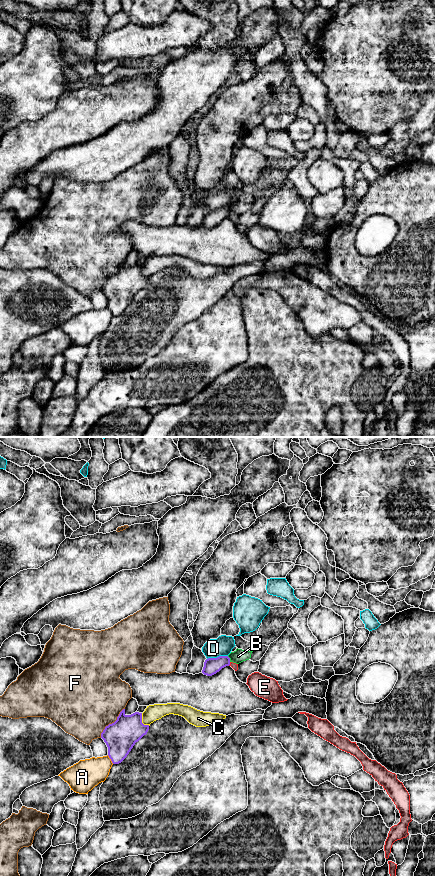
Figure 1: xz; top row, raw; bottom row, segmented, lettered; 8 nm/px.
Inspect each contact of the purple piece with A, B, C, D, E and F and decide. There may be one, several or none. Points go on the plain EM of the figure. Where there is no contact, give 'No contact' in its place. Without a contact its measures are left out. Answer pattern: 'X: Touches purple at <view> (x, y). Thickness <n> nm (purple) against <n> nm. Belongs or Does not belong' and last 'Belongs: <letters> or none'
A: Touches purple at xz (110, 310). Thickness 260 nm (purple) against 240 nm. Does not belong
B: Touches purple at xz (229, 211). Thickness 130 nm (purple) against 110 nm. Does not belong
C: Touches purple at xz (141, 273). Thickness 260 nm (purple) against 130 nm. Does not belong
D: Touches purple at xz (217, 209). Thickness 130 nm (purple) against 160 nm. Does not belong
E: Touches purple at xz (229, 216). Thickness 130 nm (purple) against 50 nm. Does not belong
F: Touches purple at xz (112, 275). Thickness 260 nm (purple) against 480 nm. Does not belong
Belongs: none

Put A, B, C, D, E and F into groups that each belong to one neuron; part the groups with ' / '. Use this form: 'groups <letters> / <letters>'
groups A / B / C / D / E / F

